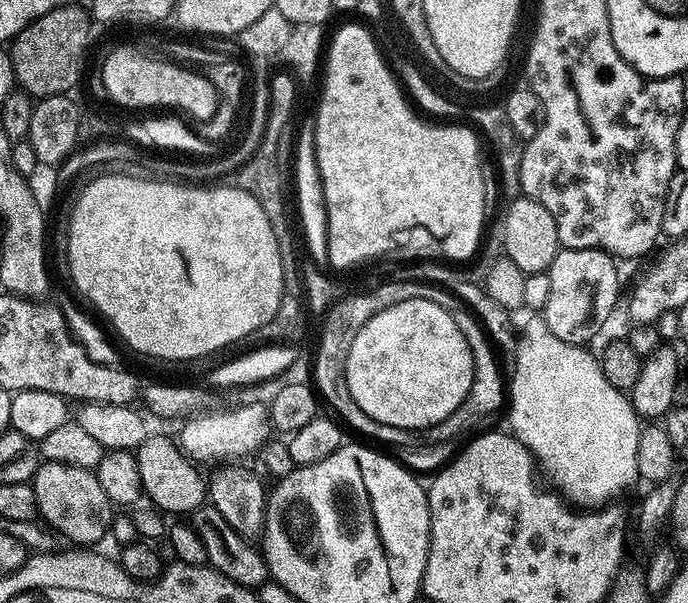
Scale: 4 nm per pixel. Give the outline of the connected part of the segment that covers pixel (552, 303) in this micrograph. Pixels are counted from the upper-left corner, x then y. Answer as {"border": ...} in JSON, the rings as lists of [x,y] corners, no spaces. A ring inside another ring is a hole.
{"border":[[[561,247],[546,273],[548,301],[544,304],[542,319],[554,335],[562,338],[562,342],[588,346],[594,334],[601,329],[610,310],[622,296],[615,263],[617,261],[601,248]]]}

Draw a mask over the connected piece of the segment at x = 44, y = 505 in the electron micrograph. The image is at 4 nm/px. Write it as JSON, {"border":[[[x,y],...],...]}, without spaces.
{"border":[[[50,460],[41,463],[40,469],[36,472],[34,487],[36,507],[44,524],[64,536],[66,534],[76,540],[85,540],[88,543],[85,545],[88,546],[95,545],[92,544],[95,540],[109,535],[114,519],[114,505],[109,500],[106,490],[102,490],[102,482],[98,482],[93,469]]]}

